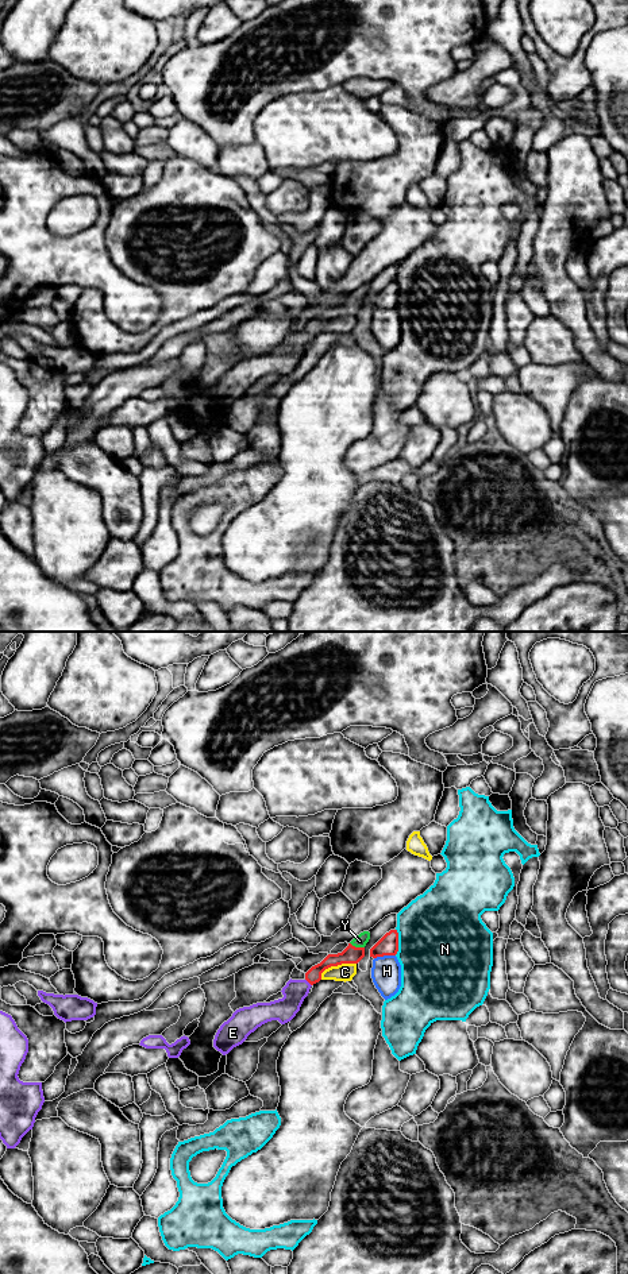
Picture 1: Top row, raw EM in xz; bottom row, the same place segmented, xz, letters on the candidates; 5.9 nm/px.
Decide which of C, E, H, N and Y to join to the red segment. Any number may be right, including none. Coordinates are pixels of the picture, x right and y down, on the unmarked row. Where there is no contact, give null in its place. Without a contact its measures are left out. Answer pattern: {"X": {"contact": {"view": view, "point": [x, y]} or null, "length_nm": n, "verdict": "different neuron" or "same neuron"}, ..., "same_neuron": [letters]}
{"C": {"contact": {"view": "xz", "point": [335, 317]}, "length_nm": 240, "verdict": "different neuron"}, "E": {"contact": {"view": "xz", "point": [308, 334]}, "length_nm": 60, "verdict": "same neuron"}, "H": {"contact": {"view": "xz", "point": [384, 307]}, "length_nm": 130, "verdict": "different neuron"}, "N": {"contact": {"view": "xz", "point": [397, 294]}, "length_nm": 160, "verdict": "different neuron"}, "Y": {"contact": {"view": "xz", "point": [357, 300]}, "length_nm": 90, "verdict": "different neuron"}, "same_neuron": ["E"]}

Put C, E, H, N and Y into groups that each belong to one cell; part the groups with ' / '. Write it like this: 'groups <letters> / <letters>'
groups C / E / H / N / Y

